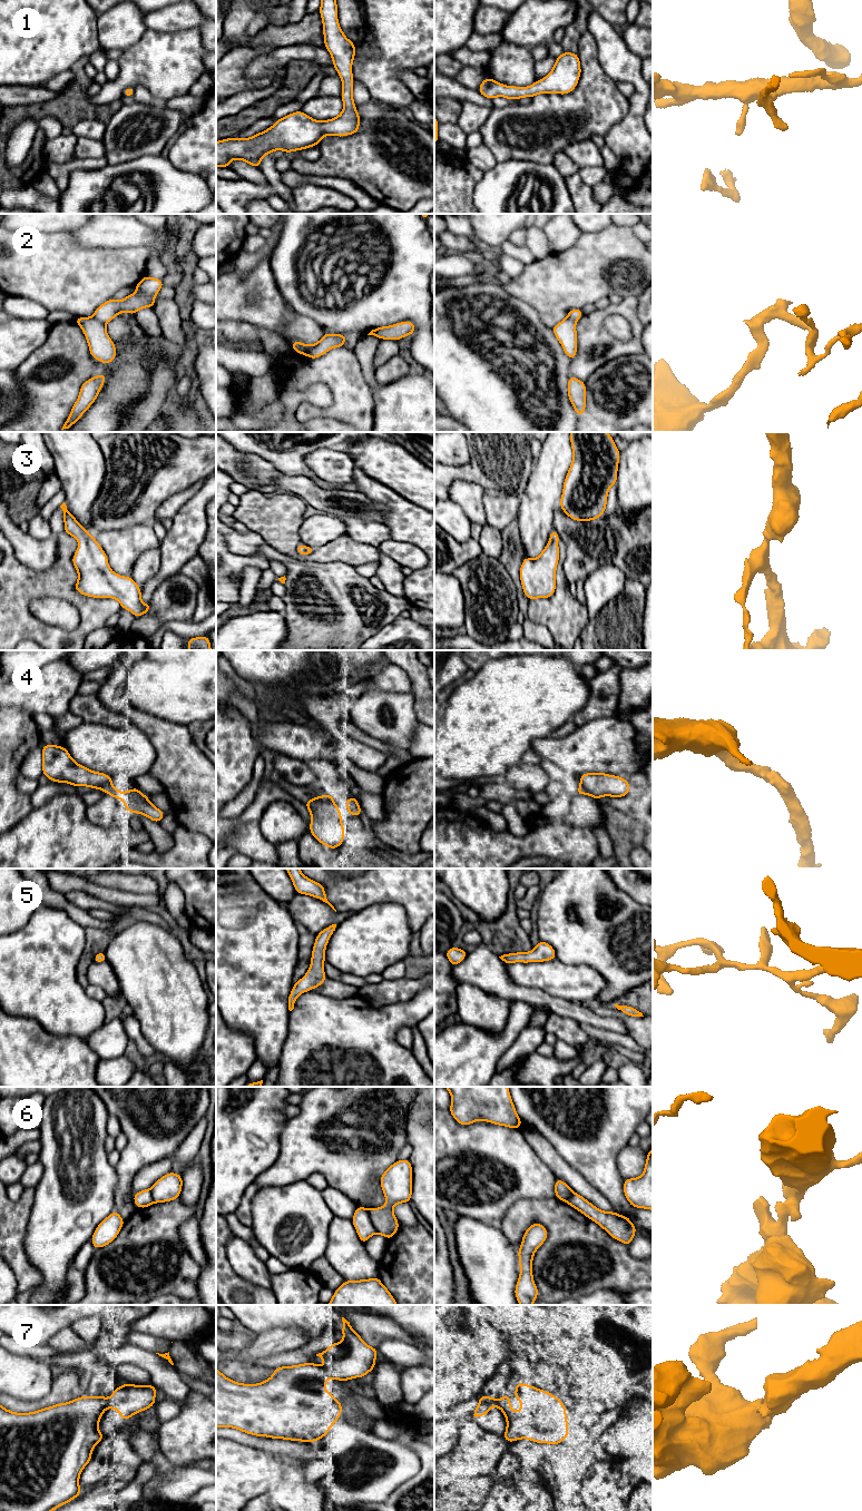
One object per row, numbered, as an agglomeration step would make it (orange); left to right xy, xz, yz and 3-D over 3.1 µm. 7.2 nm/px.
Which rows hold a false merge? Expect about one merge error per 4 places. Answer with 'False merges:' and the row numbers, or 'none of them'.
False merges: 2, 6

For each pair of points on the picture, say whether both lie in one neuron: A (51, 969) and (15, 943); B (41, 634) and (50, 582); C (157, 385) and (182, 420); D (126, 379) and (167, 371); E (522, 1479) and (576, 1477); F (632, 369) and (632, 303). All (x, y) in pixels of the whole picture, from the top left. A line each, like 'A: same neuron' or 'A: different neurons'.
A: same neuron
B: same neuron
C: different neurons
D: different neurons
E: different neurons
F: different neurons

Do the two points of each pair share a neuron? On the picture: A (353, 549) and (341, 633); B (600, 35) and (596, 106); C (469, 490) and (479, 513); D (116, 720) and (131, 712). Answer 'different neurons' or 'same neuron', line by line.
A: different neurons
B: different neurons
C: same neuron
D: different neurons

